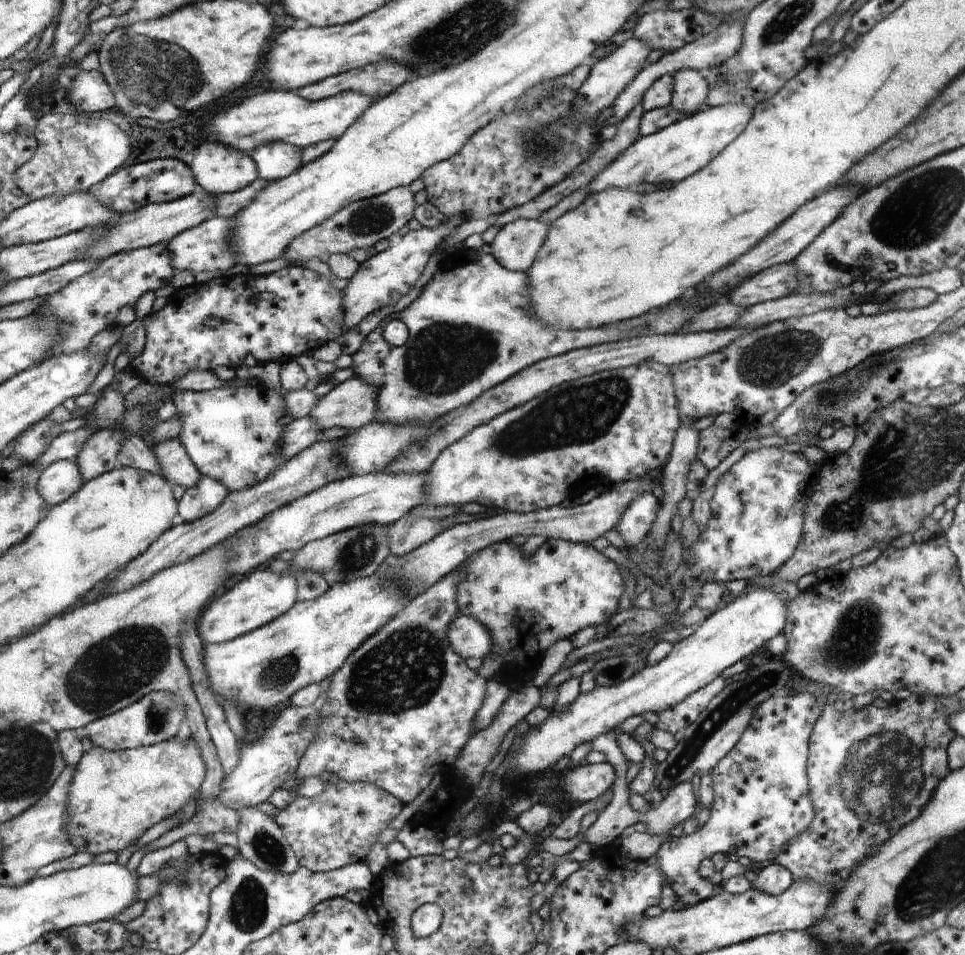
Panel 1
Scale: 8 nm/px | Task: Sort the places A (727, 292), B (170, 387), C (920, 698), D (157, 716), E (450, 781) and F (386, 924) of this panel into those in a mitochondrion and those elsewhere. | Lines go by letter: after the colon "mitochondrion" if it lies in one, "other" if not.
A: other
B: other
C: other
D: mitochondrion
E: other
F: other

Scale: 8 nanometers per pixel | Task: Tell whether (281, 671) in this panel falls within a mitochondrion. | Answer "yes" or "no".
yes

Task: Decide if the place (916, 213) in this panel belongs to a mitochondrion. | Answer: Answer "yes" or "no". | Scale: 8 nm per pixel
yes

